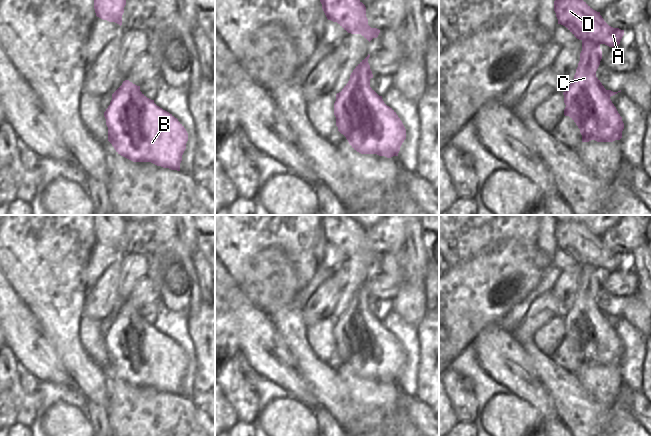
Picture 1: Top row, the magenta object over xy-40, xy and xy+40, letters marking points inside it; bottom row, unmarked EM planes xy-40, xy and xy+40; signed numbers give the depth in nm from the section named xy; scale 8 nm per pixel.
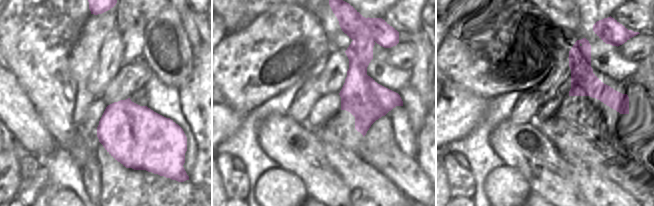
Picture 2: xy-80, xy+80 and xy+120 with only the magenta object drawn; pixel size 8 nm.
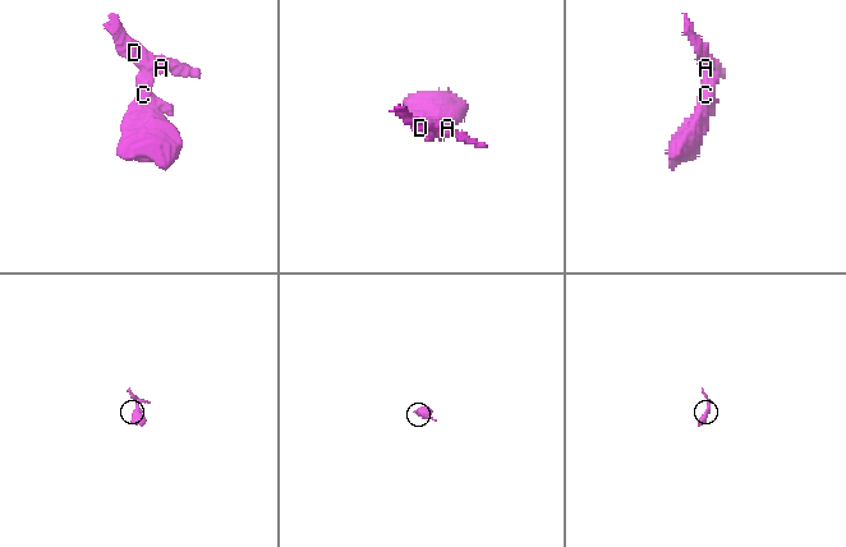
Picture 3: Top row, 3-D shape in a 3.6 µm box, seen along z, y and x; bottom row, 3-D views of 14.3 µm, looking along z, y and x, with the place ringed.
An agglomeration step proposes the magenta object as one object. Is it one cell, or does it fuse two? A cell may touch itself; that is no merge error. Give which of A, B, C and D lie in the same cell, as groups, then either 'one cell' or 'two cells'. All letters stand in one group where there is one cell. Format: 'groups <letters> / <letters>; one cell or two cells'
groups A D / B C; two cells

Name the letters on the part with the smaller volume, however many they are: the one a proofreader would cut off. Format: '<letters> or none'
A, D

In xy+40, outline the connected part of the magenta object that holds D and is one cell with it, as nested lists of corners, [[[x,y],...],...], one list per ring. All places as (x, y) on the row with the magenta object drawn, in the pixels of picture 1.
[[[555,0],[554,11],[558,24],[565,26],[579,40],[593,40],[609,47],[618,46],[624,35],[624,30],[609,26],[600,12],[593,10],[583,0]]]

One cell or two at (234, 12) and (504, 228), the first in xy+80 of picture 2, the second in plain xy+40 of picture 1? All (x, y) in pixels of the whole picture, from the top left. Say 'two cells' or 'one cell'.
one cell

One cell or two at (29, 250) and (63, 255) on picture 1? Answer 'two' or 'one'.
two

